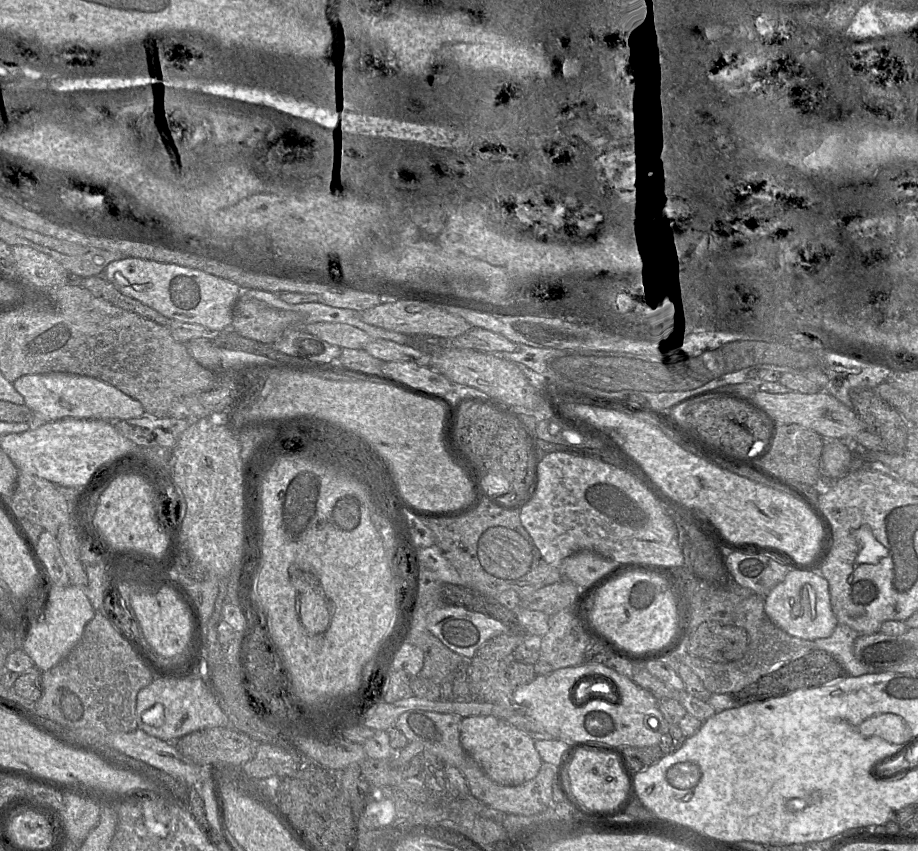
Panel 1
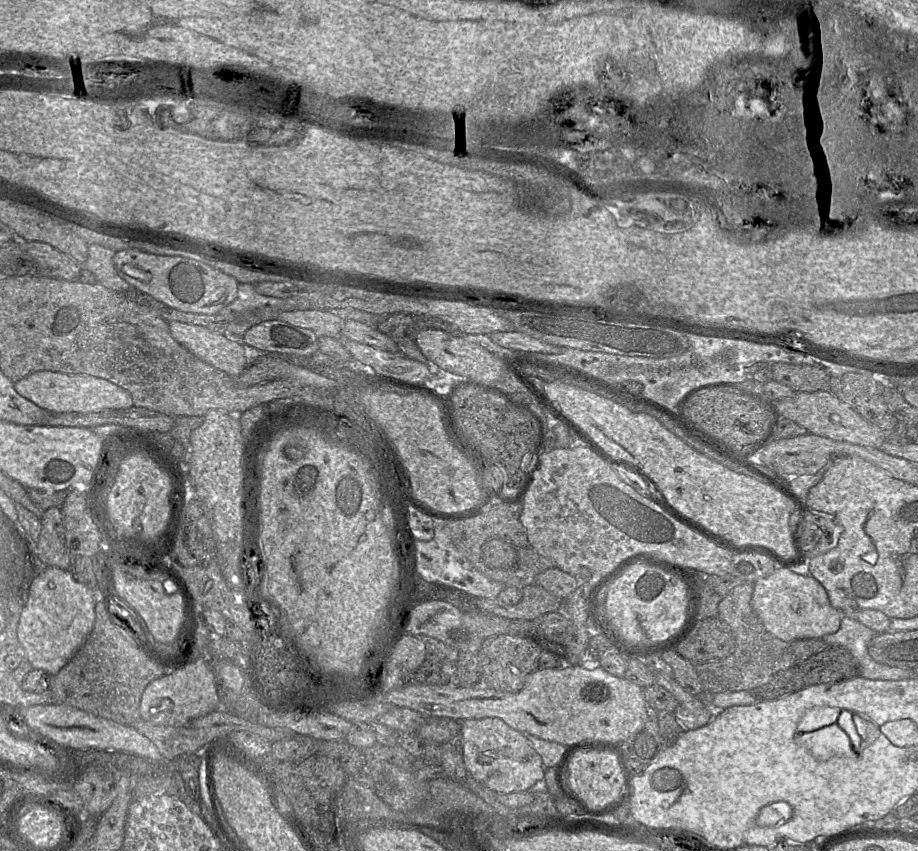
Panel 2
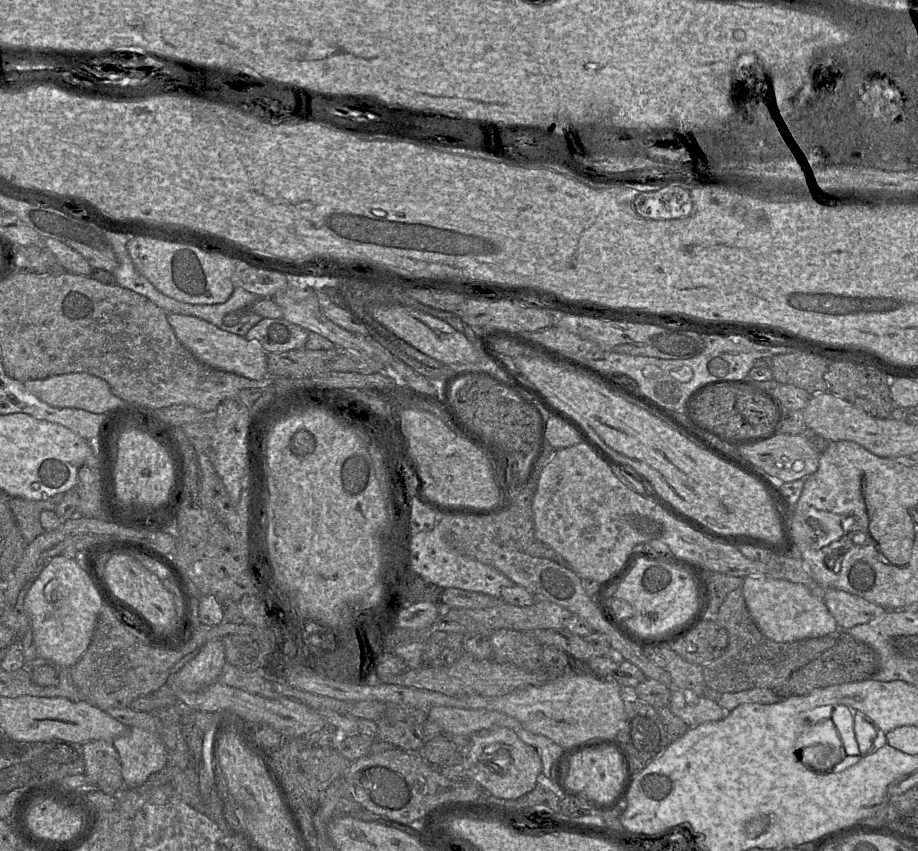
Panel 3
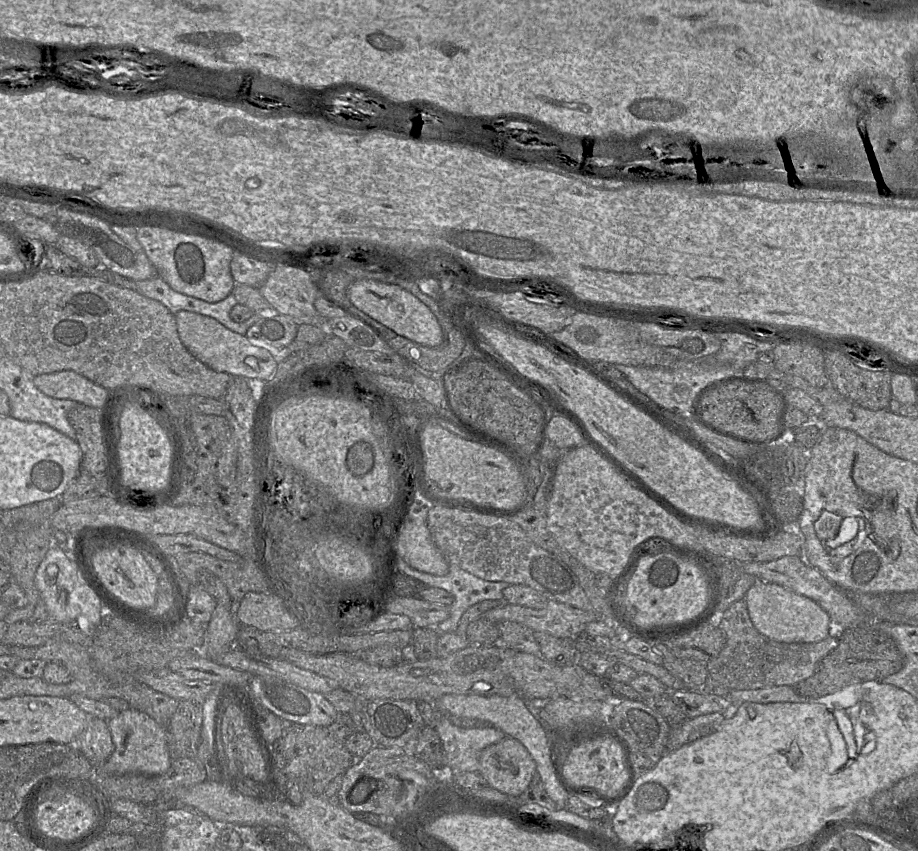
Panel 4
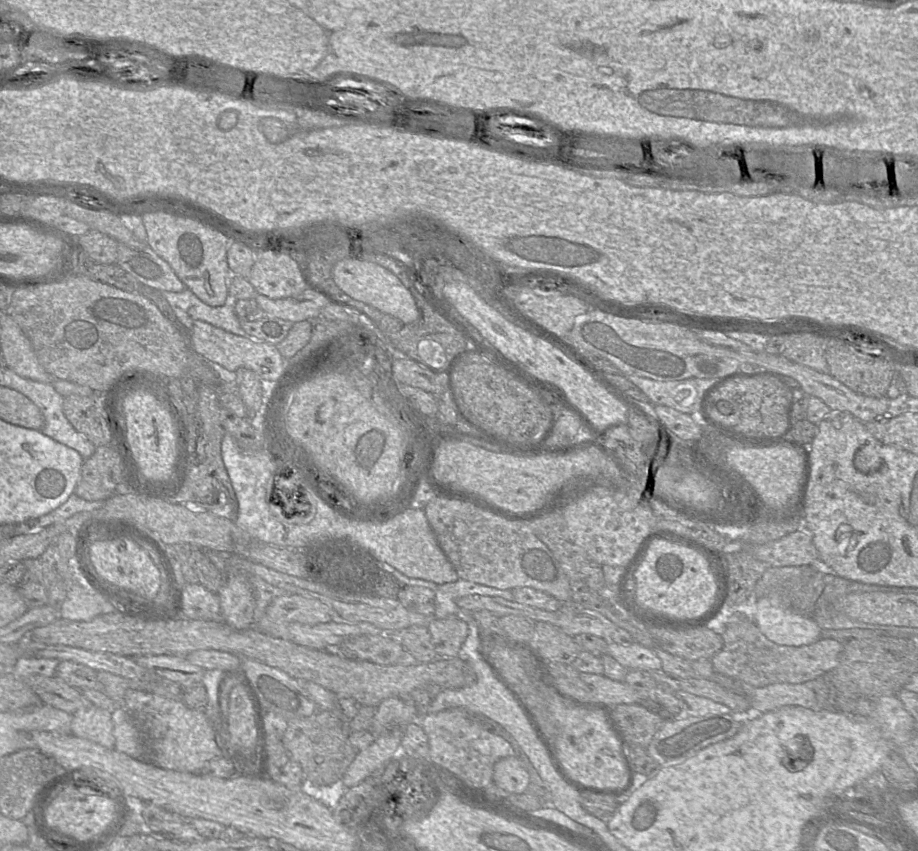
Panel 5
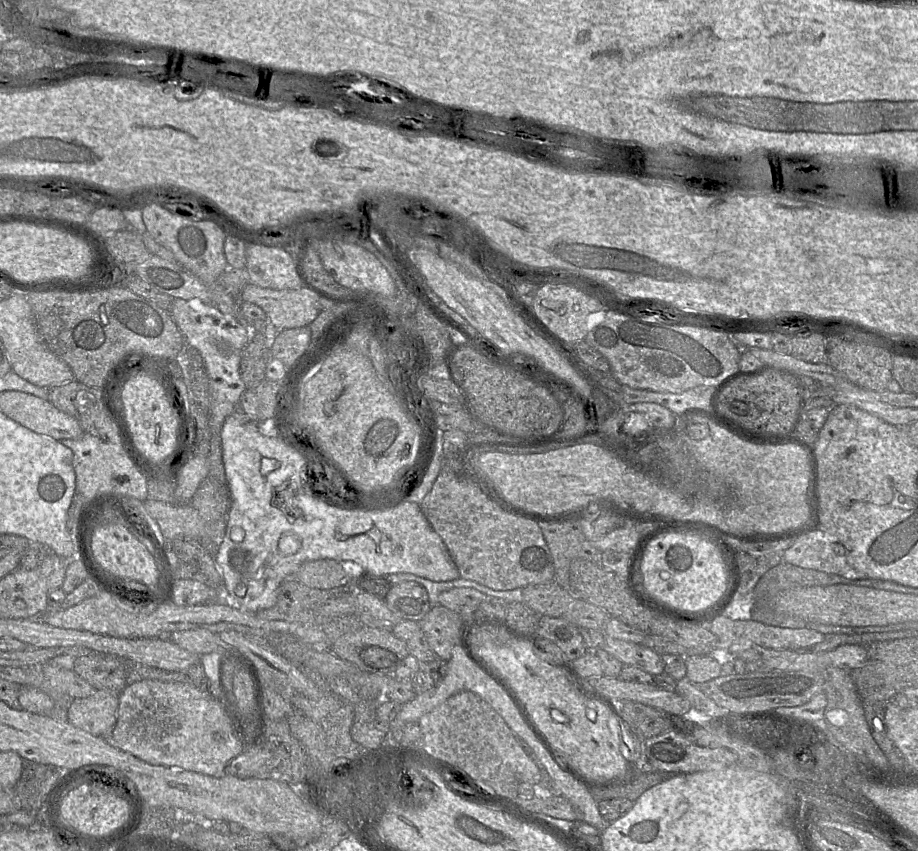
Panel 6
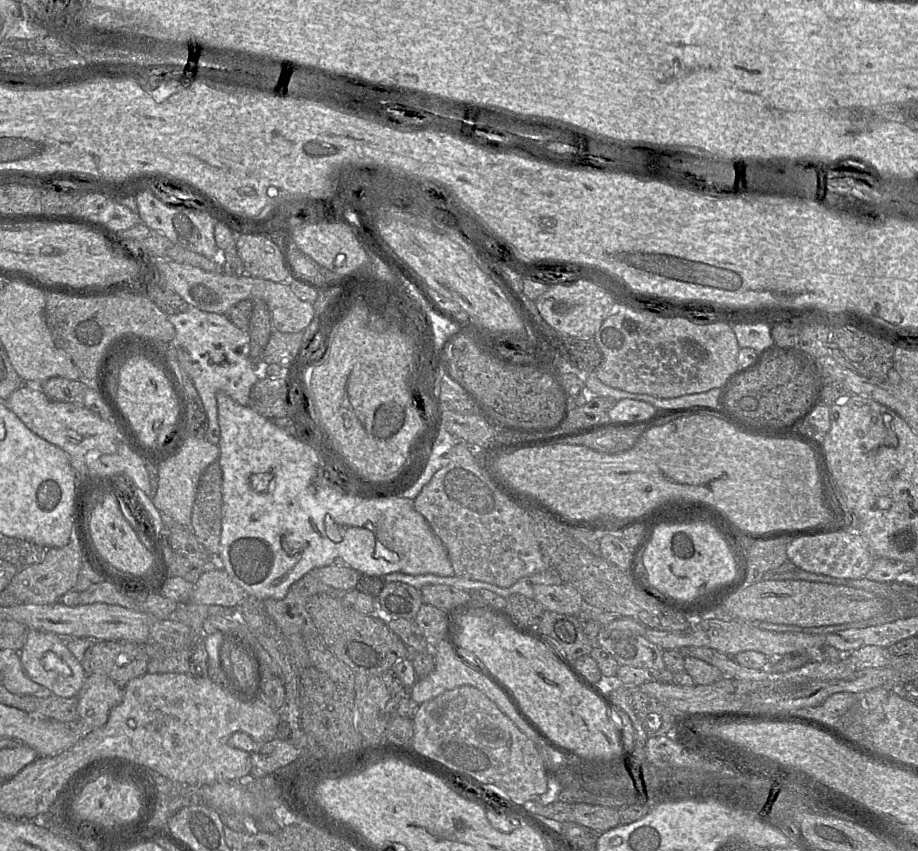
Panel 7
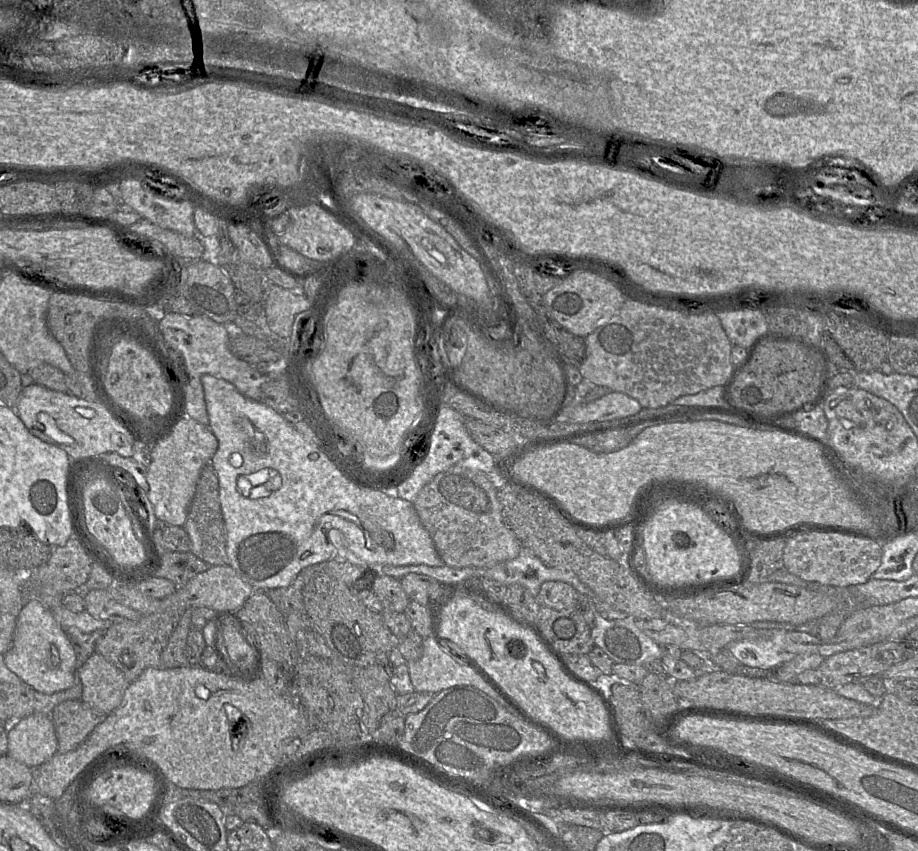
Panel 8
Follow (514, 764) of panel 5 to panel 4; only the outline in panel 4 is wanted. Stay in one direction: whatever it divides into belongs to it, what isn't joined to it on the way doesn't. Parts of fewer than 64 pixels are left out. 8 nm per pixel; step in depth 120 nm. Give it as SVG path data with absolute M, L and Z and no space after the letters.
M505 737L486 747L479 756L479 773L488 786L512 795L521 795L530 785L536 763L518 740Z

